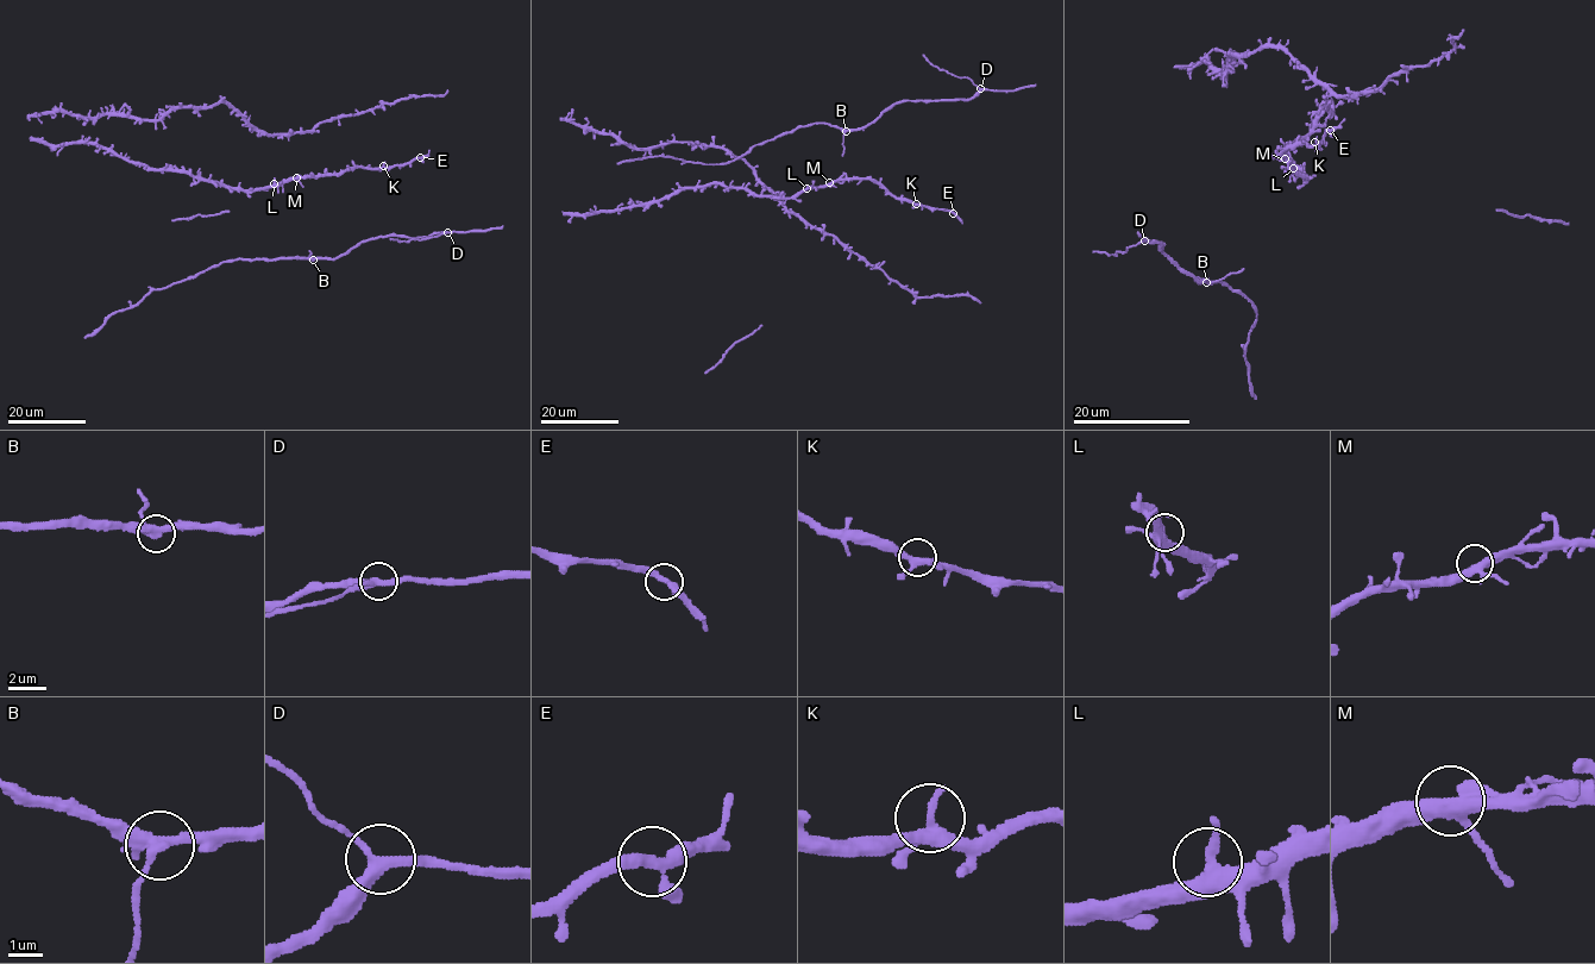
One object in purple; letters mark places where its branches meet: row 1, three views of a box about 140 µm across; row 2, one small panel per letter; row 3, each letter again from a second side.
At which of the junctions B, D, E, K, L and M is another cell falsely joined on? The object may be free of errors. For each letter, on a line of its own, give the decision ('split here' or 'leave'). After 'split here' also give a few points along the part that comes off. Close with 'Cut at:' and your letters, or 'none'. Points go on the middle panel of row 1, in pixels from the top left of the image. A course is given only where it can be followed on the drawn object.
B: split here | (846, 131), (841, 155)
D: leave
E: leave
K: leave
L: leave
M: leave
Cut at: B

